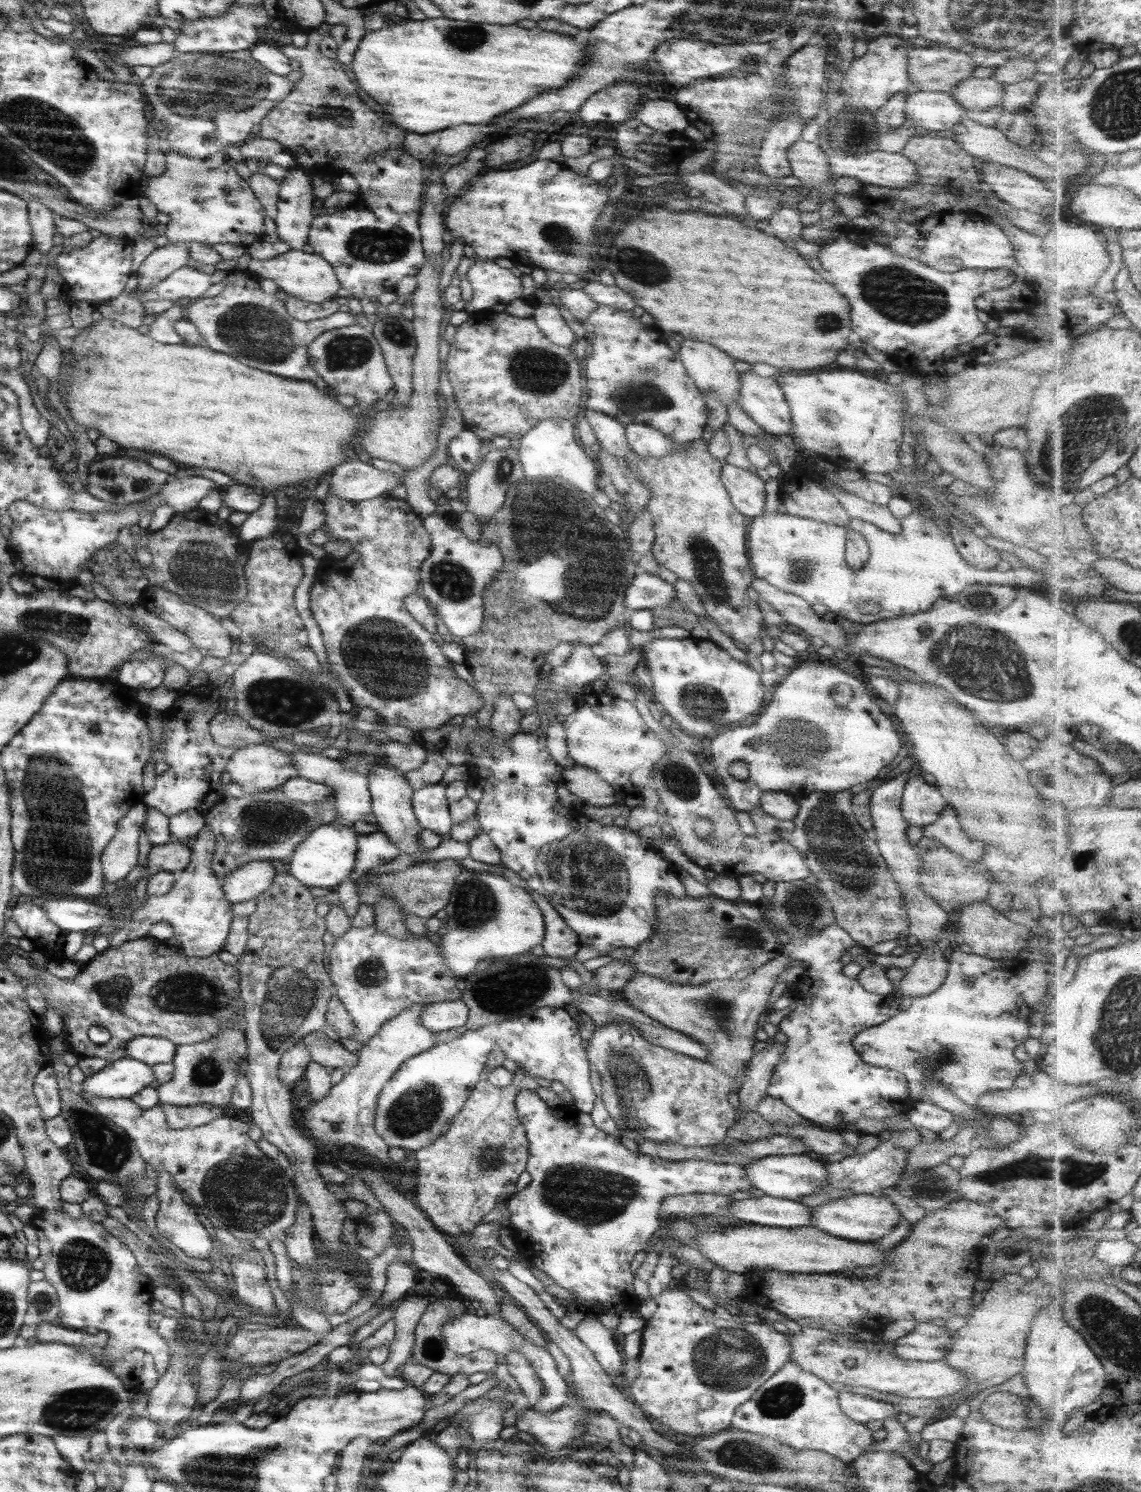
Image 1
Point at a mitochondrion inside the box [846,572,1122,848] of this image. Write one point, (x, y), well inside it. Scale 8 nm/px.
(987, 663)

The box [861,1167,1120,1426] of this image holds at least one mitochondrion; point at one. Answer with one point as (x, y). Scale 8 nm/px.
(929, 1186)

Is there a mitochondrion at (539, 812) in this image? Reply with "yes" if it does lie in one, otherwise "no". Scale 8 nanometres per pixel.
no

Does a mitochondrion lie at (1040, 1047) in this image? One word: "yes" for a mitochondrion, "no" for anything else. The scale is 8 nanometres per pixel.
no

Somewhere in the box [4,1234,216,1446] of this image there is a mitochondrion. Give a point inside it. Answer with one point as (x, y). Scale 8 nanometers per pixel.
(77, 1409)

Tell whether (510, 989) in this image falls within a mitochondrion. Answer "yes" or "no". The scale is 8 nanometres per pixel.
yes

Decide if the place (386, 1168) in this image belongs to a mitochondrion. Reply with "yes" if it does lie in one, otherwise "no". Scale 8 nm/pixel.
no

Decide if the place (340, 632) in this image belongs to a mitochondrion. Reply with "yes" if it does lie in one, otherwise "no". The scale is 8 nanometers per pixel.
no

